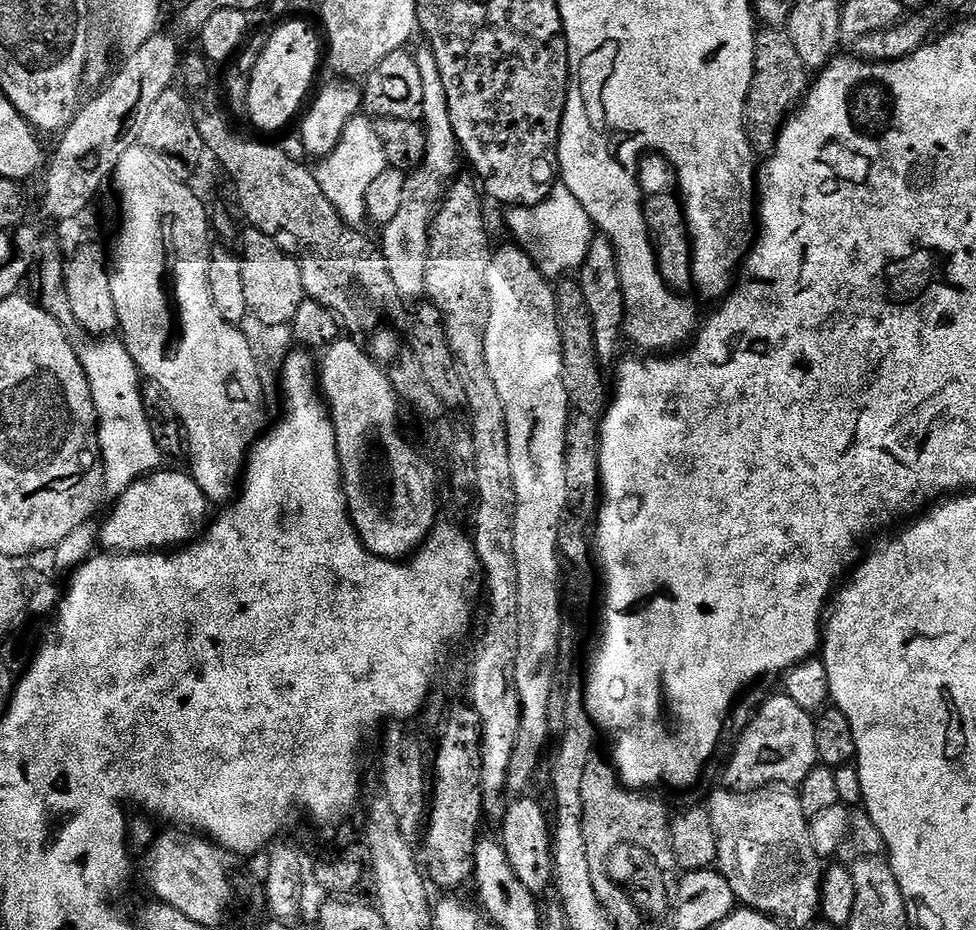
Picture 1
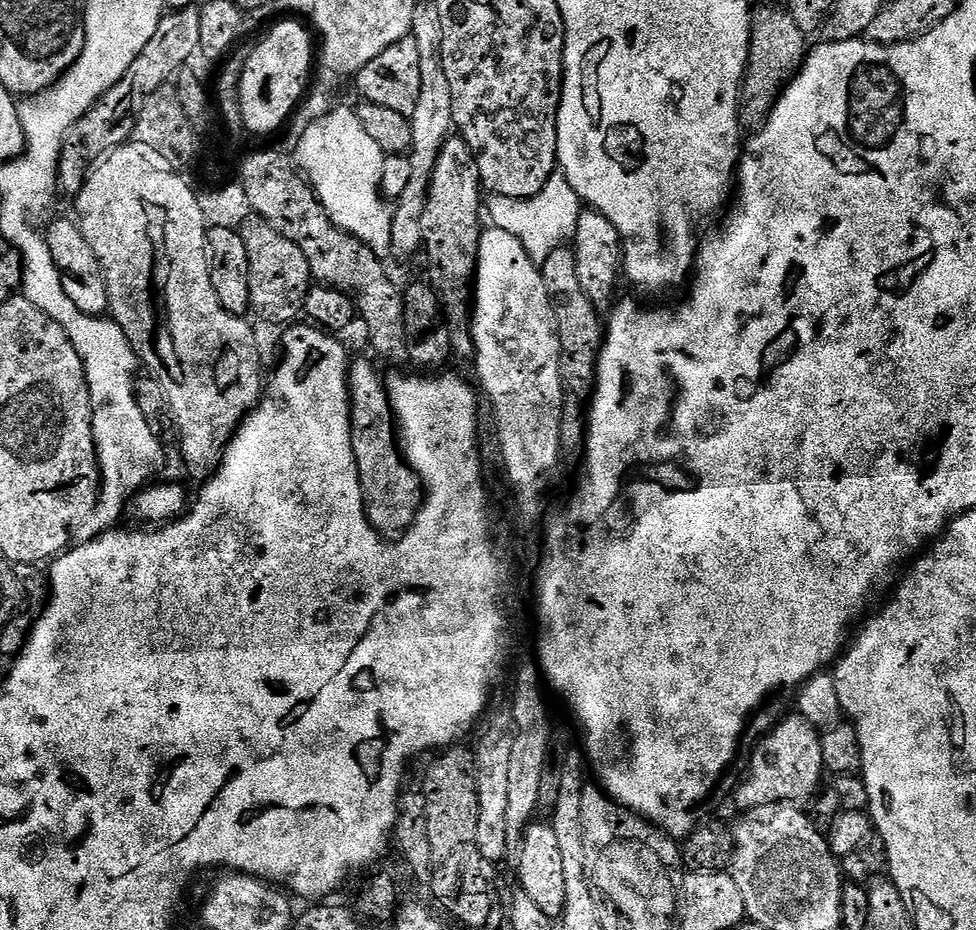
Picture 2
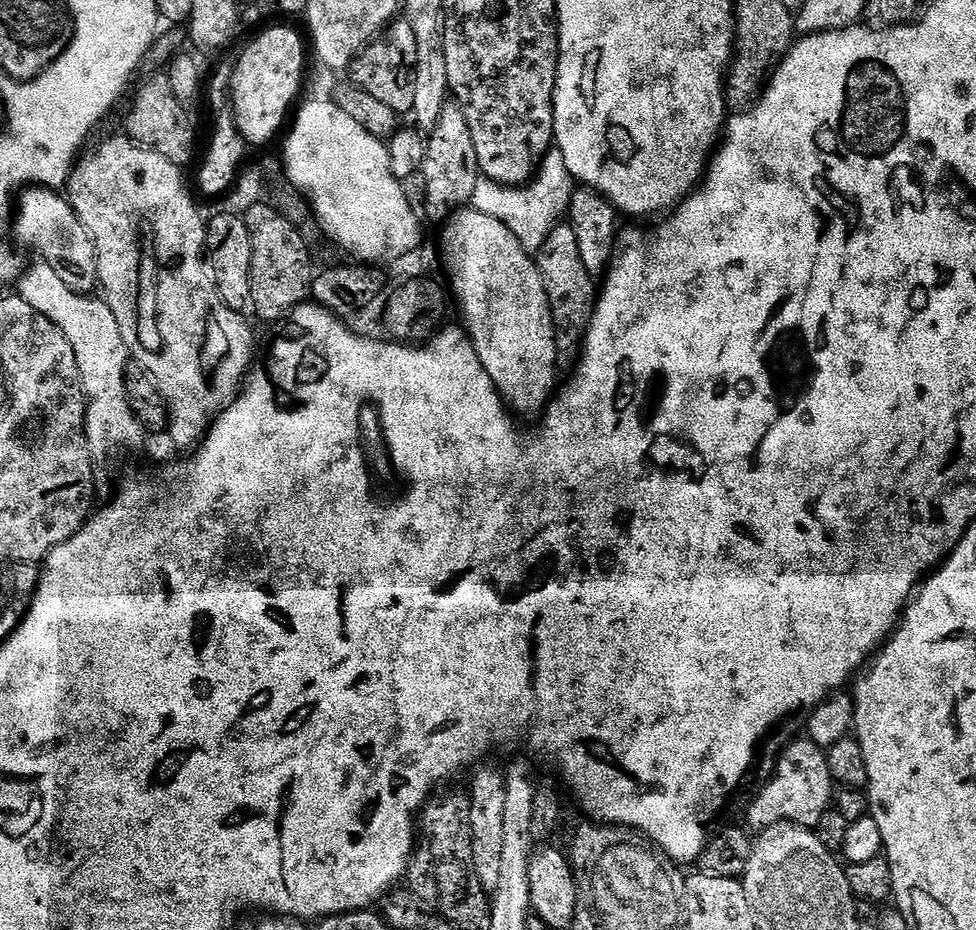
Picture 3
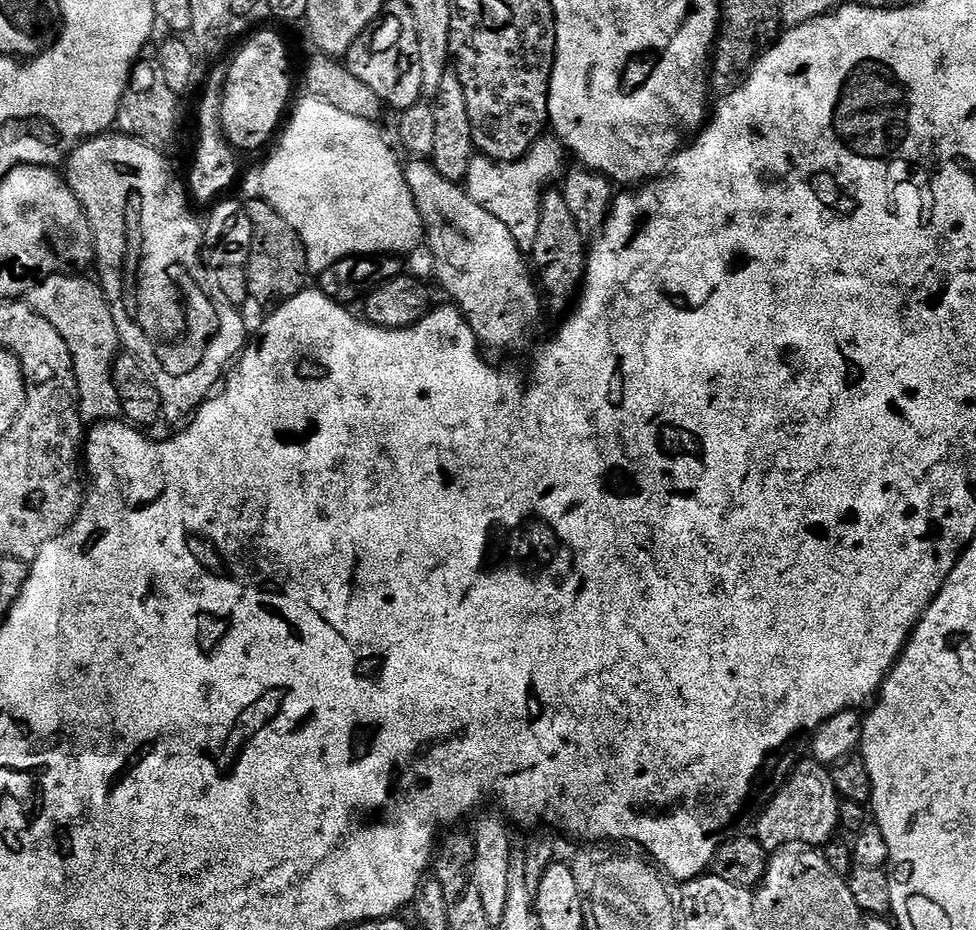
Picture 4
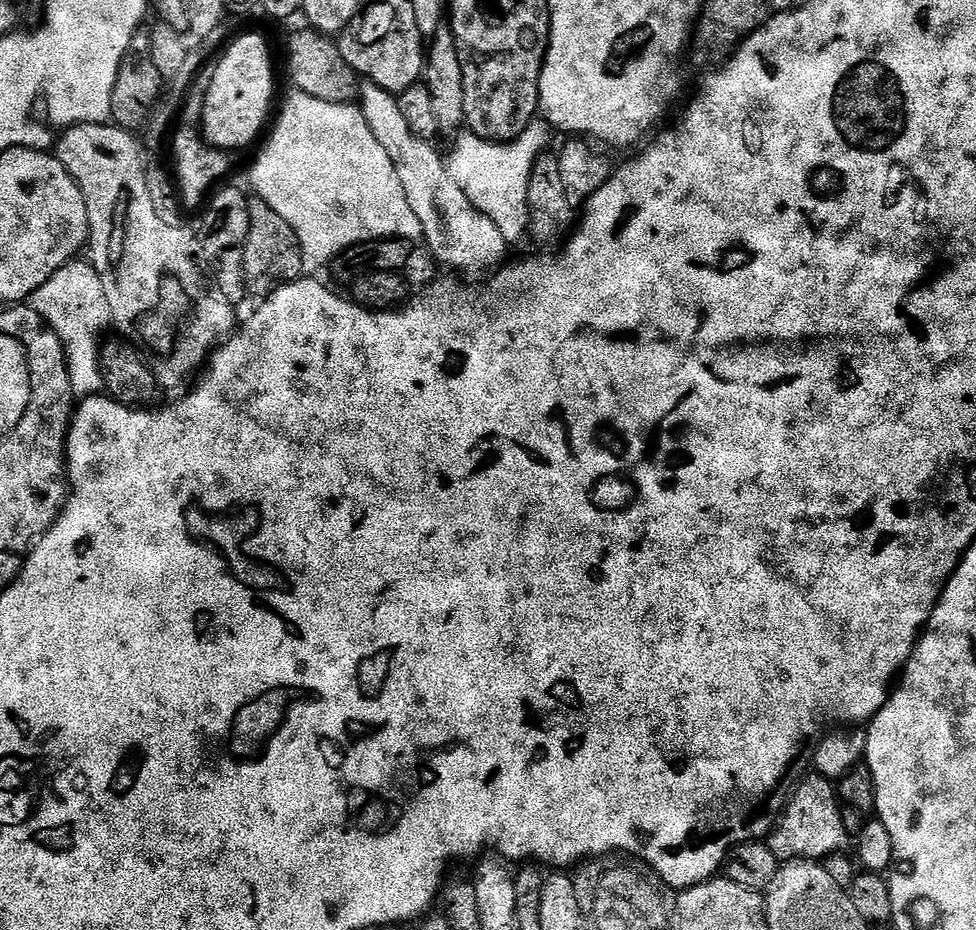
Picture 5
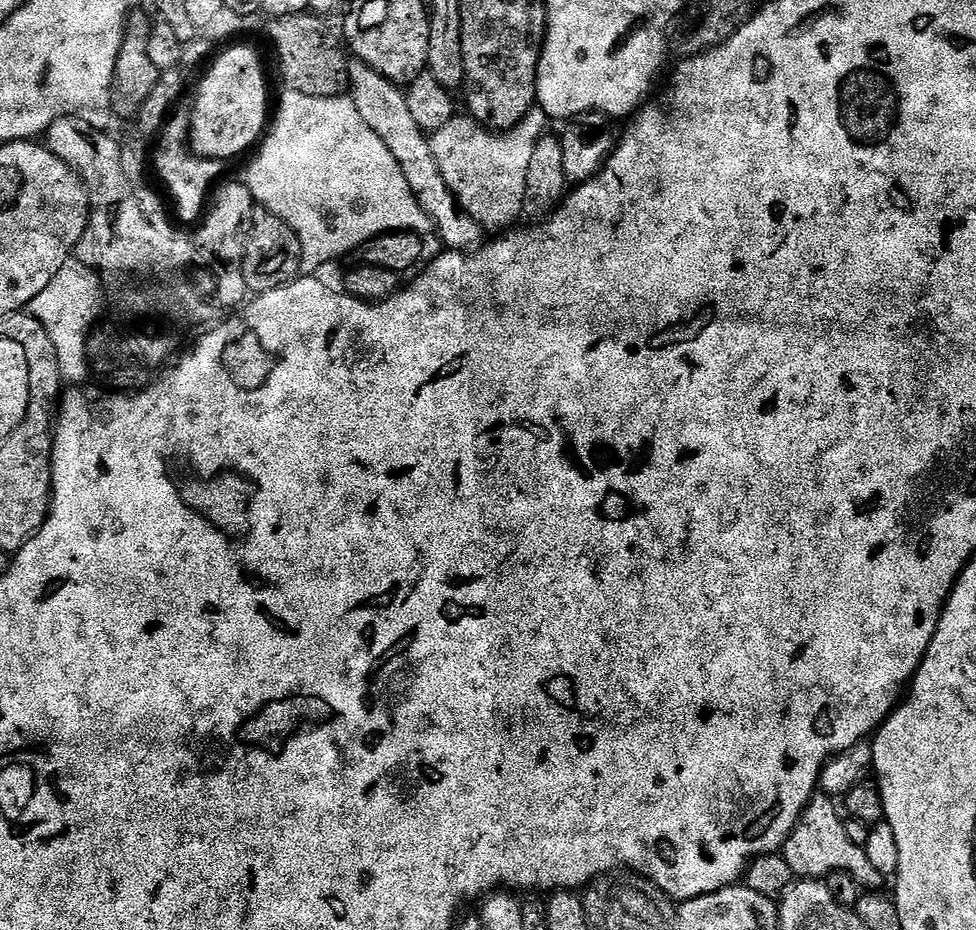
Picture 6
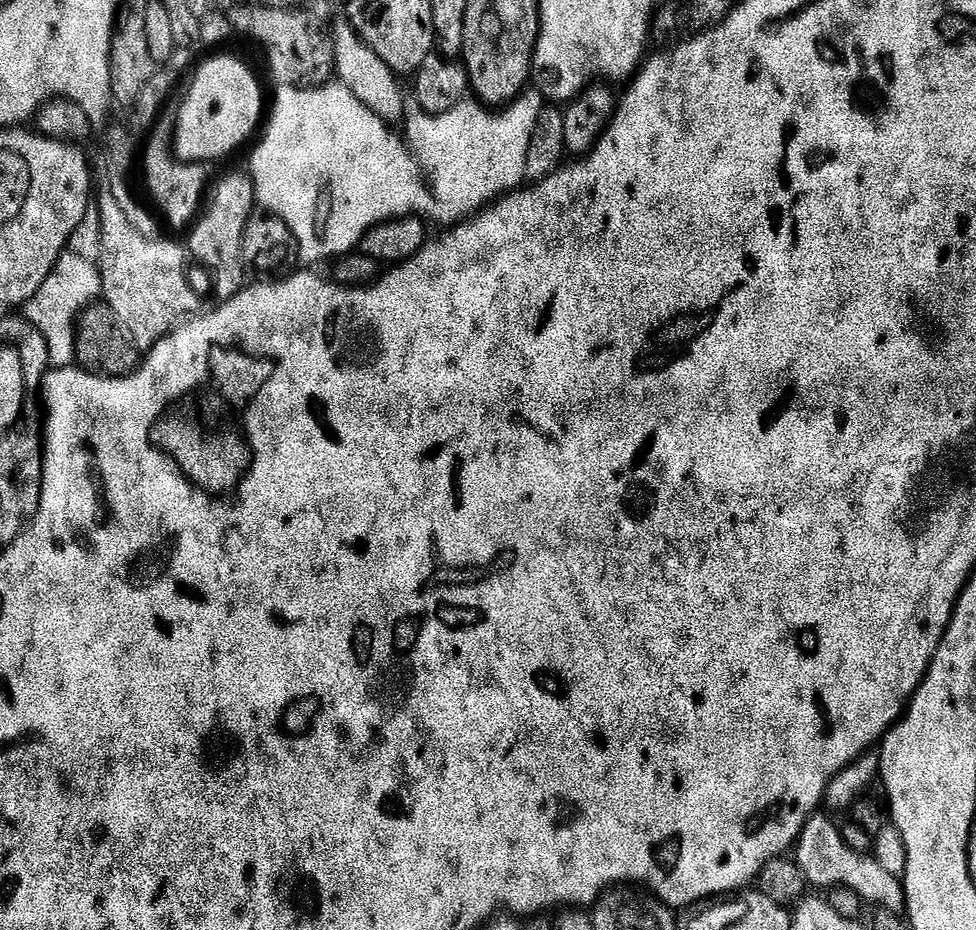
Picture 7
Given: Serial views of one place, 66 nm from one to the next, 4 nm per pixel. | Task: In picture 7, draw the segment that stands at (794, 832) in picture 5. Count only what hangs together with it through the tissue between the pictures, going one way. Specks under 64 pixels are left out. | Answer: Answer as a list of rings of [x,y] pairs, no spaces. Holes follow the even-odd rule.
[[[814,814],[804,823],[804,829],[794,845],[794,859],[798,870],[804,875],[805,881],[816,890],[848,888],[865,905],[873,908],[885,908],[895,914],[904,912],[904,888],[894,874],[882,870],[872,855],[863,856],[850,850],[842,842],[842,834],[838,824],[827,815]],[[796,852],[796,853],[795,853]],[[824,888],[824,889],[820,889]]]

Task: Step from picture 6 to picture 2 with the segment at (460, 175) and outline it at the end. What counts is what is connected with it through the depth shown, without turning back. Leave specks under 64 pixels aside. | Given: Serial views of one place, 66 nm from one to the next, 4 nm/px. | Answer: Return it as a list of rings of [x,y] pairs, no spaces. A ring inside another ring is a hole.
[[[559,170],[553,172],[546,186],[542,186],[542,190],[528,200],[493,195],[489,195],[486,200],[486,216],[492,219],[489,220],[491,227],[506,230],[506,234],[514,234],[514,238],[522,242],[526,254],[530,254],[538,266],[544,265],[546,258],[550,258],[556,248],[575,237],[581,211],[579,194]]]

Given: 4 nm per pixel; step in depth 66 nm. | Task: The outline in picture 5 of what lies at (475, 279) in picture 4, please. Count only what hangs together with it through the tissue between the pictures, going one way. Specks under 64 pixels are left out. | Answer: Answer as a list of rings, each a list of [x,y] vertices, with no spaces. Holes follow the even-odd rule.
[[[367,82],[361,83],[360,95],[358,97],[358,107],[364,116],[364,124],[370,126],[374,138],[382,142],[382,150],[390,154],[390,162],[394,162],[394,170],[398,174],[398,182],[402,182],[402,190],[406,194],[406,202],[410,202],[410,210],[414,210],[414,215],[418,222],[422,222],[424,227],[423,243],[428,243],[428,248],[432,251],[432,256],[440,264],[445,264],[448,268],[453,268],[456,272],[488,272],[499,269],[505,263],[504,255],[510,252],[508,245],[502,238],[502,230],[486,218],[472,205],[470,198],[462,194],[462,189],[458,187],[458,182],[450,178],[447,163],[436,153],[436,144],[427,140],[418,139],[410,126],[406,123],[406,114],[402,114],[399,99],[393,93],[382,90],[376,84]]]

